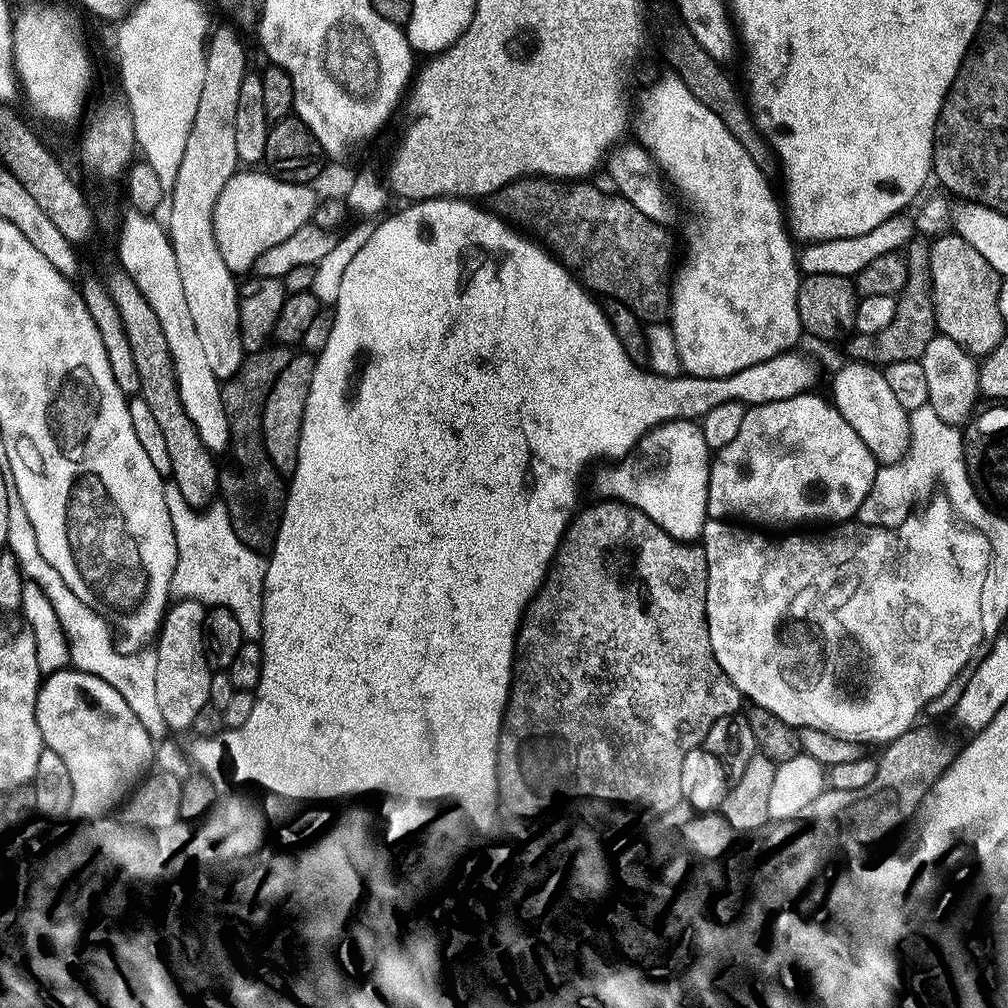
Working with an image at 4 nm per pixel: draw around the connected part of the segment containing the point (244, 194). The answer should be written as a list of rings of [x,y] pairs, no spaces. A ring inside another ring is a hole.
[[[240,170],[222,186],[214,208],[214,238],[222,250],[222,262],[233,274],[241,274],[253,267],[259,256],[278,238],[294,234],[299,228],[308,227],[318,196],[307,184],[291,184],[261,170]]]

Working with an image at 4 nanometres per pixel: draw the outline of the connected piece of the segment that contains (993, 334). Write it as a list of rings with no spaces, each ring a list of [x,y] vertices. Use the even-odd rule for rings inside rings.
[[[940,234],[931,241],[930,278],[932,301],[939,335],[954,338],[958,346],[968,348],[973,356],[983,358],[993,352],[1006,339],[1006,323],[999,312],[1001,276],[992,269],[990,262],[958,234]],[[972,320],[972,336],[968,323]],[[972,340],[972,344],[970,343]]]

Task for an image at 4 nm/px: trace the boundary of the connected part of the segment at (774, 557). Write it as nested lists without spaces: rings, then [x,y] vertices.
[[[932,512],[934,516],[924,516],[924,520],[918,524],[920,526],[919,531],[916,532],[916,546],[912,550],[906,552],[906,556],[896,556],[898,552],[894,552],[894,556],[886,554],[882,551],[868,552],[868,556],[880,556],[880,560],[856,560],[856,556],[852,556],[852,552],[856,552],[856,548],[852,548],[852,544],[856,544],[860,540],[867,540],[868,537],[877,536],[878,532],[874,527],[868,527],[865,524],[855,521],[845,521],[836,525],[833,525],[830,530],[824,531],[821,536],[818,533],[812,532],[809,536],[784,536],[781,540],[771,540],[768,536],[763,536],[763,531],[752,530],[756,532],[747,532],[744,528],[739,528],[739,523],[729,522],[728,520],[714,520],[707,519],[704,521],[704,530],[702,533],[702,547],[706,554],[706,566],[708,567],[708,585],[706,586],[706,618],[708,619],[709,632],[710,632],[710,646],[713,647],[714,657],[718,660],[719,666],[726,675],[729,676],[730,682],[734,684],[737,690],[740,691],[745,701],[751,702],[758,707],[765,707],[766,710],[770,710],[770,713],[776,714],[778,720],[784,725],[800,727],[814,727],[817,730],[828,731],[832,735],[836,735],[838,738],[848,739],[850,742],[860,743],[865,746],[871,746],[871,744],[879,744],[879,746],[885,746],[891,743],[892,740],[898,738],[905,729],[911,728],[921,718],[920,711],[927,709],[932,698],[938,697],[938,694],[946,689],[950,683],[954,682],[955,678],[964,668],[969,667],[973,663],[972,655],[976,652],[976,647],[980,643],[985,643],[985,637],[982,630],[982,602],[986,595],[986,589],[990,584],[990,563],[989,563],[989,547],[988,539],[985,539],[985,535],[976,531],[975,529],[963,524],[959,519],[945,514],[940,518],[940,512],[936,516],[936,512]]]

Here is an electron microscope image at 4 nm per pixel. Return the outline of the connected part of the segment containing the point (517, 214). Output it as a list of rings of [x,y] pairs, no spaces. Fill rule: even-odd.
[[[525,176],[523,180],[516,180],[492,193],[490,208],[501,220],[508,221],[539,241],[569,272],[578,277],[585,289],[593,293],[604,292],[605,297],[622,301],[641,322],[663,321],[672,306],[674,279],[669,229],[646,218],[641,211],[634,210],[628,200],[616,194],[604,196],[602,189],[588,183],[592,182],[565,182],[549,180],[546,176]]]

